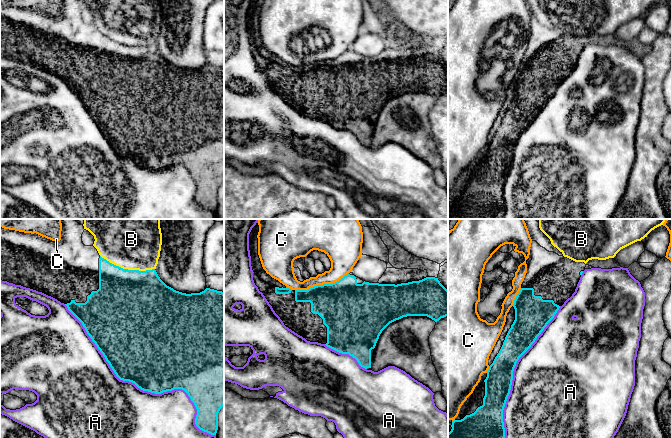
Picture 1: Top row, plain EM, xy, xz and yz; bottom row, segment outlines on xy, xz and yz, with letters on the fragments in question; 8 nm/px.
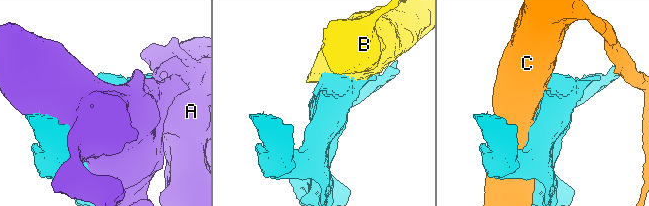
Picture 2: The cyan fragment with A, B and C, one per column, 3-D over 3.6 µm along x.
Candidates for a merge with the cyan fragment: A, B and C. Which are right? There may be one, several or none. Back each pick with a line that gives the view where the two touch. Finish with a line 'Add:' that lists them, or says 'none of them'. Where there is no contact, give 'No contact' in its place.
Add: none of them

